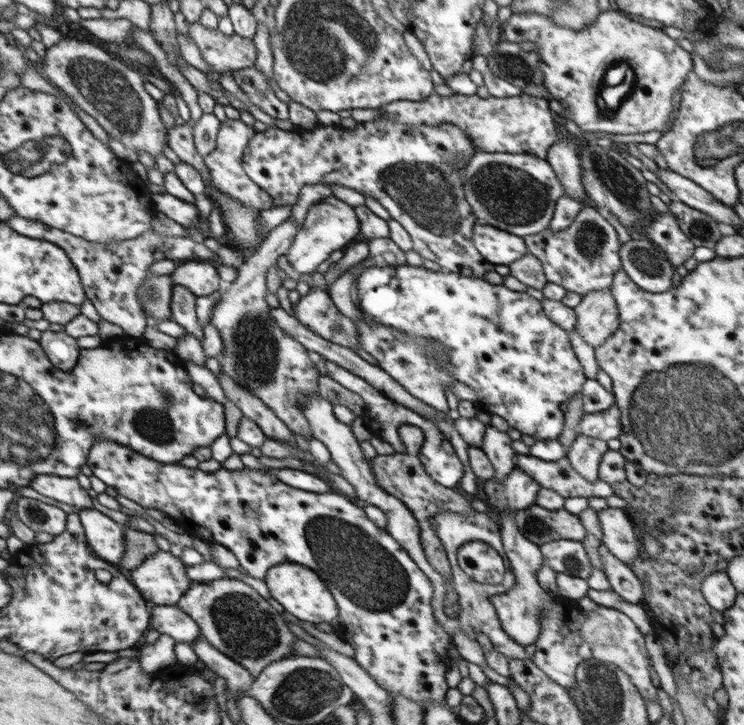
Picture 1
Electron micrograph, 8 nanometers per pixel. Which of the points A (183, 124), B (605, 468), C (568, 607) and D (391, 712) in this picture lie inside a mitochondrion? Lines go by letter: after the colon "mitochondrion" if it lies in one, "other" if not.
A: other
B: other
C: other
D: other

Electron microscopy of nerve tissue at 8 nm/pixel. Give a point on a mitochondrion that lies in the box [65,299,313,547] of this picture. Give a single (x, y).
(256, 358)

